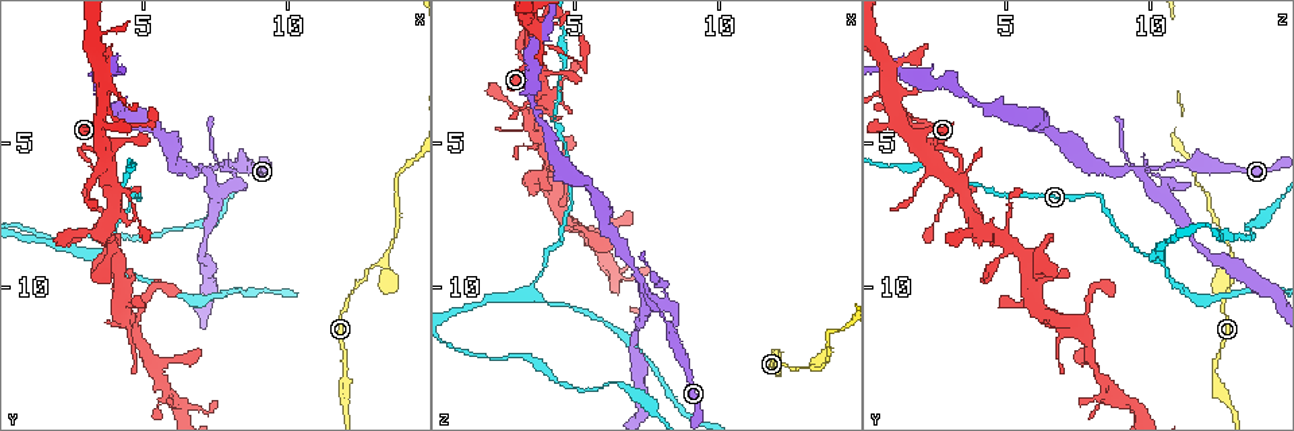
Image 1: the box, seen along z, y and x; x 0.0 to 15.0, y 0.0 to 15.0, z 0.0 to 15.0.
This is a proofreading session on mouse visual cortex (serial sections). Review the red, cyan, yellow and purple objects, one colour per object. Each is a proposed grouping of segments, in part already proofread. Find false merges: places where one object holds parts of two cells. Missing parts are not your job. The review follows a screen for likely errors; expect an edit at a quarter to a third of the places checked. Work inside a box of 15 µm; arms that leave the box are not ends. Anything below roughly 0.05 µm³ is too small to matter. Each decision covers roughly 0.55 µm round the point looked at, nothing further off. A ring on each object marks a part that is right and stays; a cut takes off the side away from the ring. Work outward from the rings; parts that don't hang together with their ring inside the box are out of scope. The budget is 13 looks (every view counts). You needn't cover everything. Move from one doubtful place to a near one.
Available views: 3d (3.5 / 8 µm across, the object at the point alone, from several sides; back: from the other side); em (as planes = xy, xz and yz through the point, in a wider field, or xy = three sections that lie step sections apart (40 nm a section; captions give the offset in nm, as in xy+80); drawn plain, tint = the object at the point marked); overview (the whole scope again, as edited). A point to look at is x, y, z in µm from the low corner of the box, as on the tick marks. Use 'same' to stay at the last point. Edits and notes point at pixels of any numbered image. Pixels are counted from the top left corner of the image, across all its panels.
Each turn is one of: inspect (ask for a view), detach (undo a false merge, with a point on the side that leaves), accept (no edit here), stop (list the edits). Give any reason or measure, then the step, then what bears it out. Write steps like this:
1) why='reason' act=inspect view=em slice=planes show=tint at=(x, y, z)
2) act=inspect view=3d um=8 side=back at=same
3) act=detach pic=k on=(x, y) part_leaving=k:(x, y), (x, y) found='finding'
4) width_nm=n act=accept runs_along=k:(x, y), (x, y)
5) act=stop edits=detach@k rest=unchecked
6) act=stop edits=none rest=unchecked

why='thin arm on a thick one' act=inspect view=3d um=3.5 at=(13.1, 9.1, 12.9)

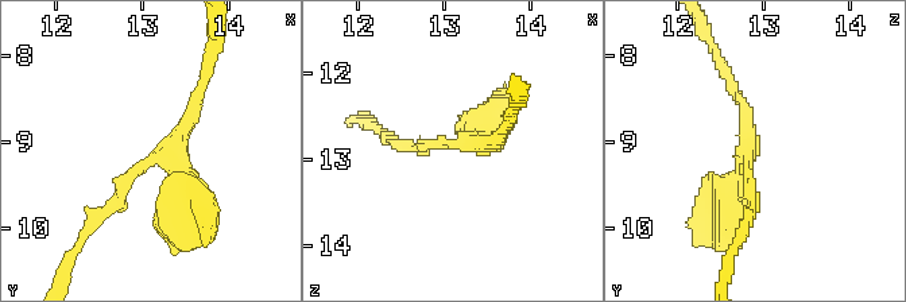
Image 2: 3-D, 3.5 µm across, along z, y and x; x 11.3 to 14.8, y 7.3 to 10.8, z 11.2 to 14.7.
arms=3 arm_widths_nm=150,150,450 why='shape alone is not enough' act=inspect view=em slice=xy step=2 show=tint at=(13.20, 9.15, 12.80)

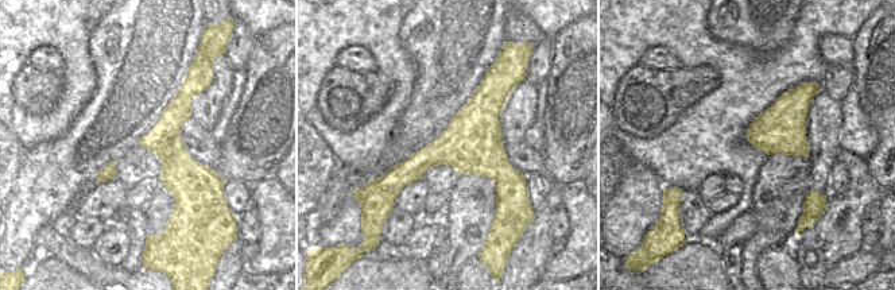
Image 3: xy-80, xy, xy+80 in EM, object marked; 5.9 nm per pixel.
act=inspect view=em slice=xy step=1 show=tint at=same

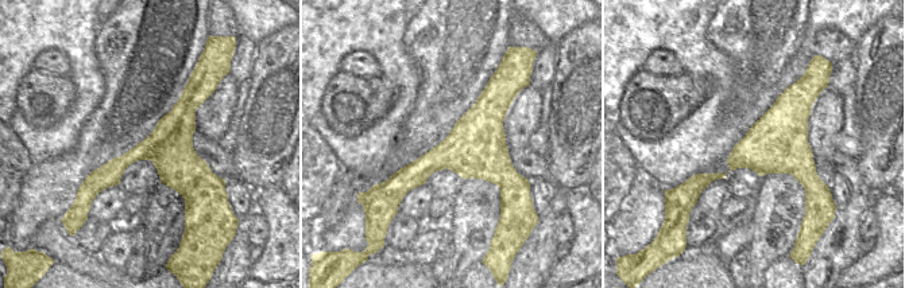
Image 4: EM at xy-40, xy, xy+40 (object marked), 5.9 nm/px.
act=accept runs_along=4:(517, 88), (445, 155), (375, 193) found='all the same cell'

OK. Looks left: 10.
why='narrows sharply' act=inspect view=3d um=3.5 at=(7.3, 6.0, 9.7)

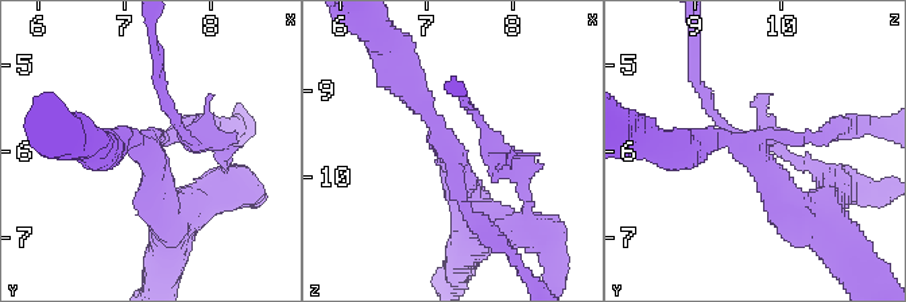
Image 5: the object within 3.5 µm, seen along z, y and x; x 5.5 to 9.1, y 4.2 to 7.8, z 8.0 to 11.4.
arms=3 arm_widths_nm=150,250,300 why='need the tissue' act=inspect view=em slice=xy step=2 show=tint at=(7.25, 5.95, 9.70)

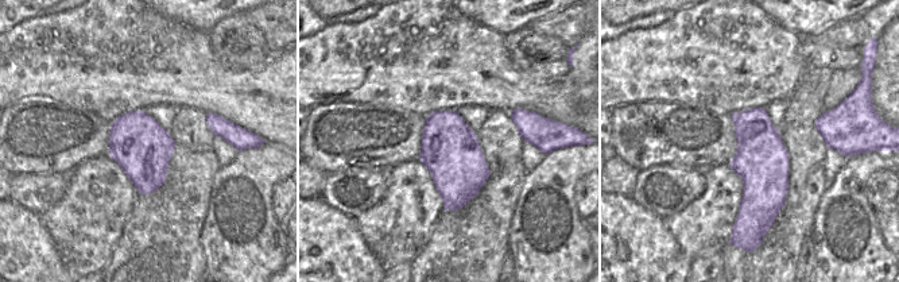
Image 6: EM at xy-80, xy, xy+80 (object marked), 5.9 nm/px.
width_nm=340 act=accept runs_along=5:(483, 227), (409, 81) found='one cell here'

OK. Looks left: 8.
why='small branch off a trunk' act=inspect view=3d um=3.5 at=(3.4, 8.9, 10.1)

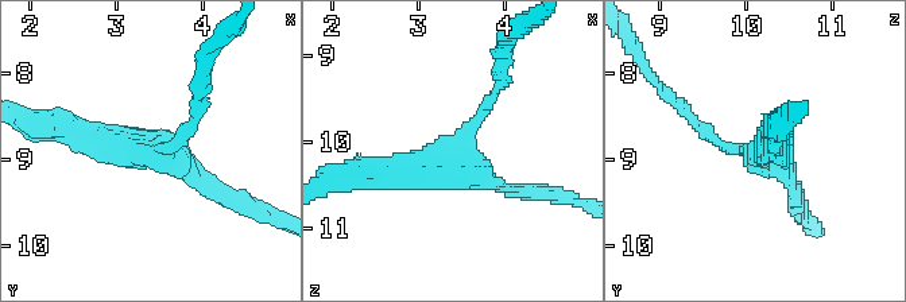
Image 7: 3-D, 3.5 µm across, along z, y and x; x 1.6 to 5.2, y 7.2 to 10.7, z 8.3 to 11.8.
arms=3 arm_widths_nm=150,200,350 why='shape alone is not enough' act=inspect view=em slice=xy step=2 show=tint at=(3.45, 8.95, 10.10)

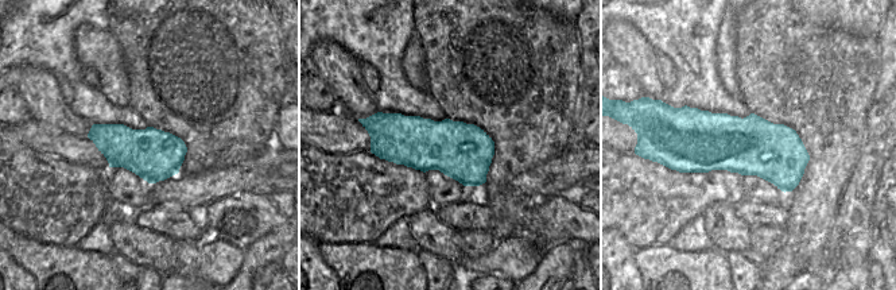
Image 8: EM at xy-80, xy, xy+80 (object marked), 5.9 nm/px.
act=accept runs_along=7:(496, 88), (446, 158), (376, 171) found='one cell here'

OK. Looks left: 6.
why='sudden change in width' act=inspect view=3d um=3.5 at=(3.3, 6.3, 2.1)

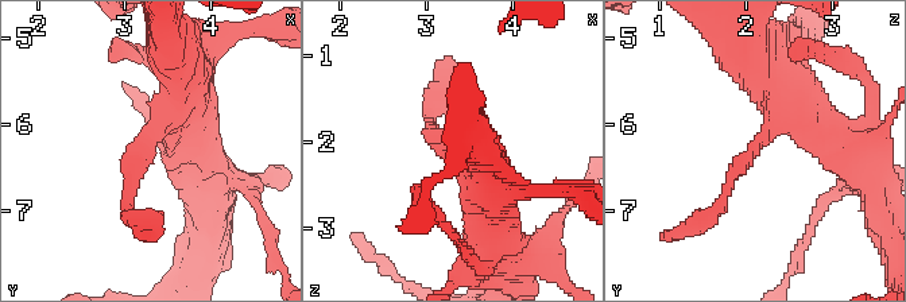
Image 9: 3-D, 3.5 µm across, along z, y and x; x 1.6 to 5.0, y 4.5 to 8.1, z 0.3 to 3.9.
act=accept runs_along=9:(782, 85), (778, 123), (709, 217) found='continuous, no second cell'

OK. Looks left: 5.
why='calibre changes' act=inspect view=3d um=3.5 at=(3.7, 3.9, 1.5)

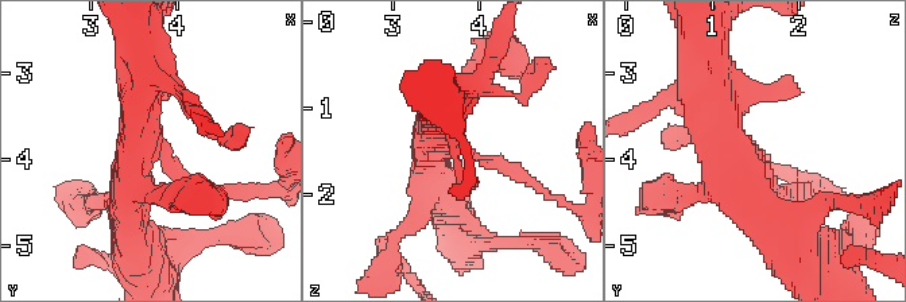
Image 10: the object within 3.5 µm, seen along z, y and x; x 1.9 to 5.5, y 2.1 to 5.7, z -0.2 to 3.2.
arms=3 arm_widths_nm=200,400,450 act=inspect view=em slice=xy step=1 show=tint at=same

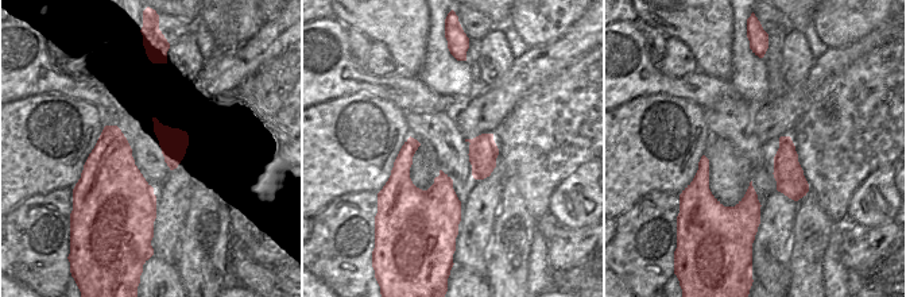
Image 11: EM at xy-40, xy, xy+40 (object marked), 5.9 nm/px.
act=accept runs_along=10:(429, 151), (437, 127), (533, 182) found='continuous, no second cell'

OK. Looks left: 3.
act=stop edits=none rest=unchecked

